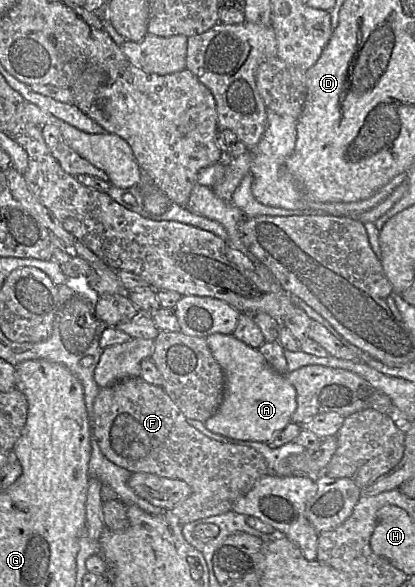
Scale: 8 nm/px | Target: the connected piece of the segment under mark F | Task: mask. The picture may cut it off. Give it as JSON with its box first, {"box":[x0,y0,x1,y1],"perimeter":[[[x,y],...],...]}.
{"box":[91,377,269,525],"perimeter":[[[141,377],[126,378],[99,390],[94,402],[91,430],[101,453],[115,465],[131,473],[181,480],[190,486],[191,495],[186,500],[164,511],[174,515],[182,525],[231,511],[238,498],[247,493],[261,477],[269,474],[264,457],[257,451],[246,446],[221,443],[203,435],[188,424],[163,387],[149,384]]]}

